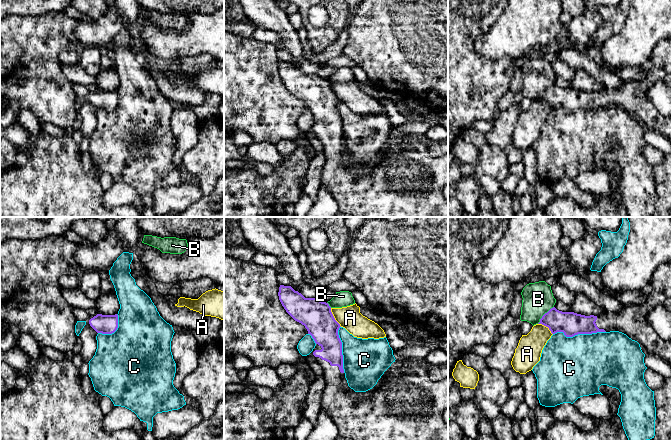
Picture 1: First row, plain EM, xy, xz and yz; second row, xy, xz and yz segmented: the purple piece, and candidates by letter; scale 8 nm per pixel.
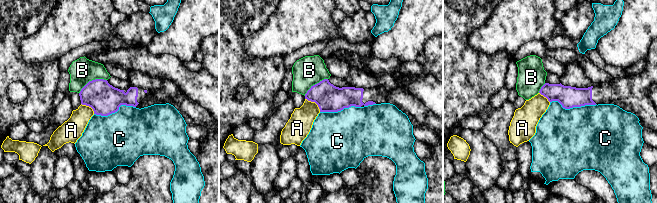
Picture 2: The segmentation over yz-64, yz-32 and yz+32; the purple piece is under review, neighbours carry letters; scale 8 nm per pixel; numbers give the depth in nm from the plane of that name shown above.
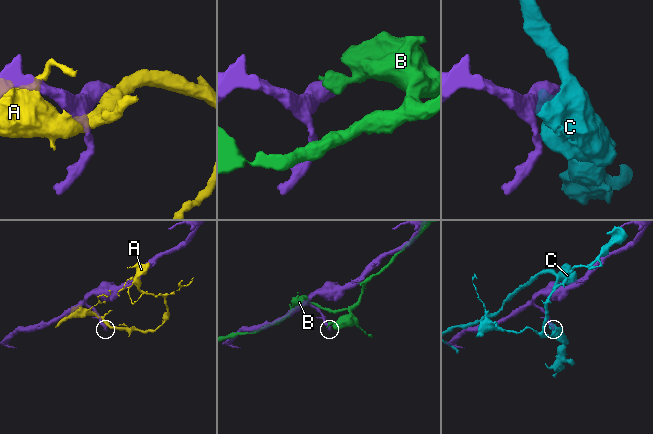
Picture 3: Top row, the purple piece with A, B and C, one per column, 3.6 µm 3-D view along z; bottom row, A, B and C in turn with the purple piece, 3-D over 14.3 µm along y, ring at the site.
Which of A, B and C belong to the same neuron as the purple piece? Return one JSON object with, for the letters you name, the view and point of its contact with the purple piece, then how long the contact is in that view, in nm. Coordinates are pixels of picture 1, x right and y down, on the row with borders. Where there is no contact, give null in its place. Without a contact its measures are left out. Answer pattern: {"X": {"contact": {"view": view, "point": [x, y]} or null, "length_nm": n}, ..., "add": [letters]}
{"add": []}

